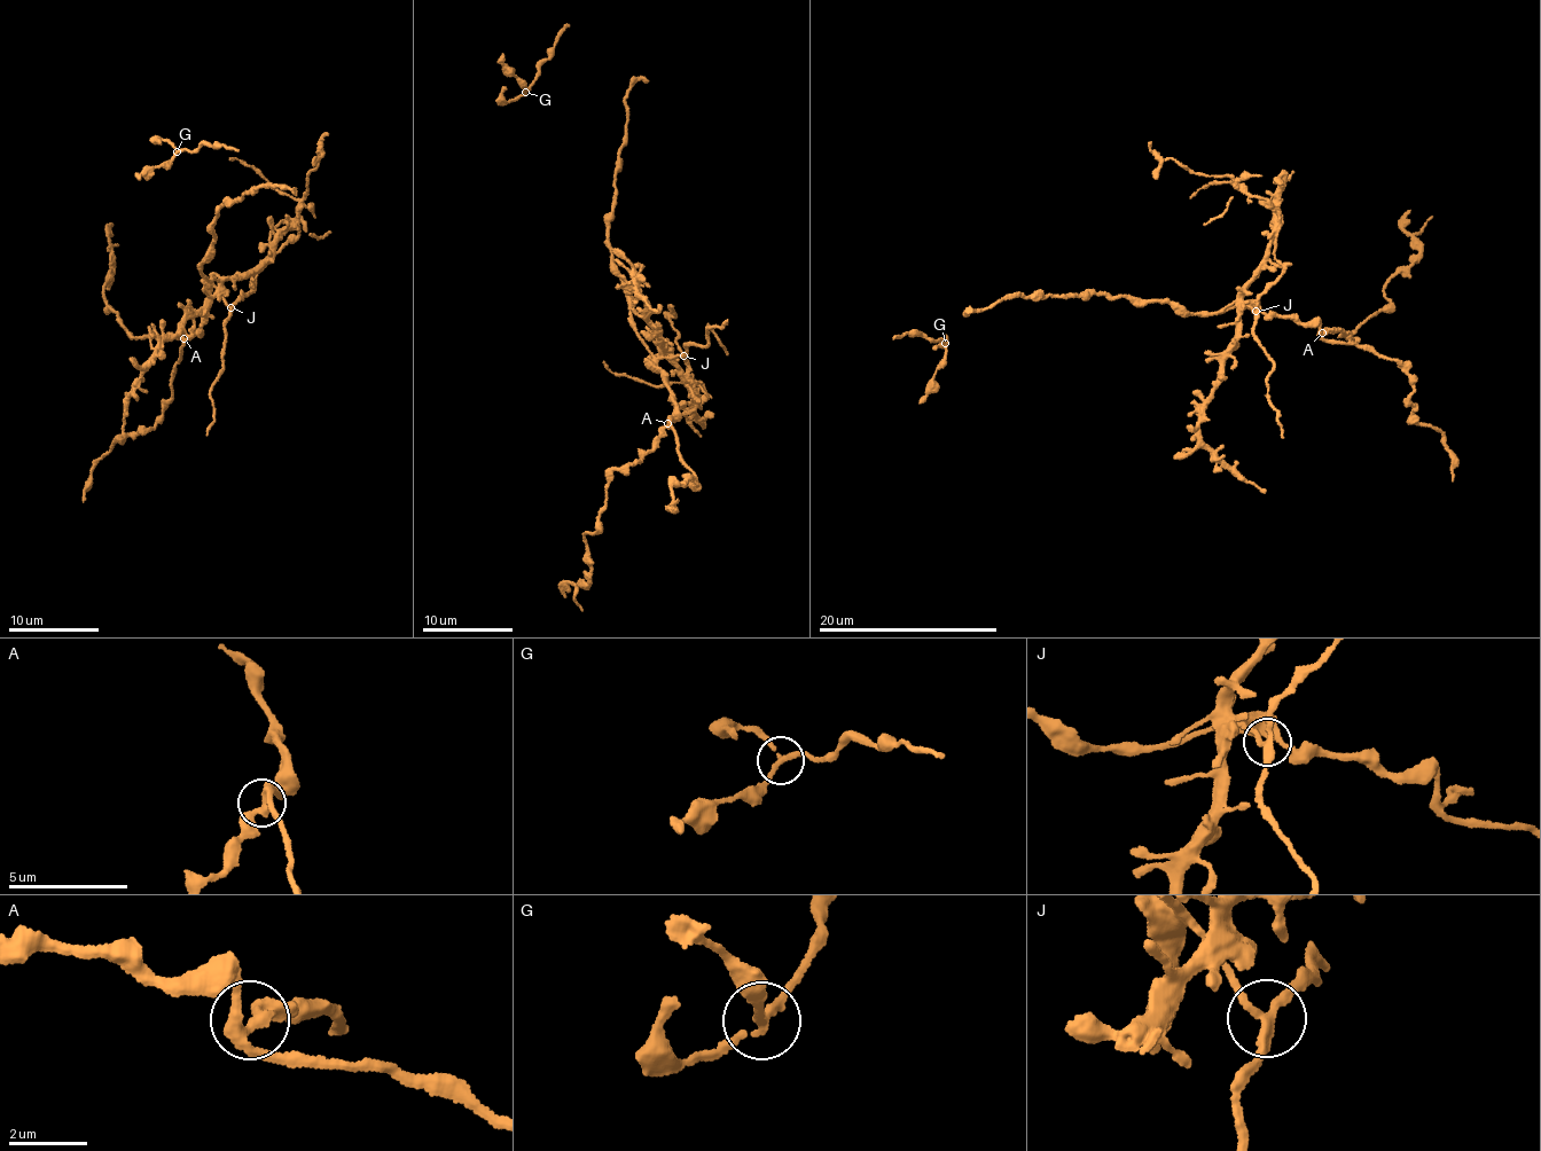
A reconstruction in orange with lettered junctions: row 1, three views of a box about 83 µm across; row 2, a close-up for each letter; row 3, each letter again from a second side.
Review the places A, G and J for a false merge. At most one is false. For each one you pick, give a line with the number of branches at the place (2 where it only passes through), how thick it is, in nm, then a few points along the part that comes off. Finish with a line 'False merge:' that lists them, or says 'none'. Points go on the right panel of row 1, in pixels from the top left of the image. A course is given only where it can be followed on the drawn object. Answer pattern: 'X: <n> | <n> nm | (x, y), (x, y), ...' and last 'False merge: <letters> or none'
J: 3 | 240 nm | (1256, 312), (1259, 296), (1282, 267), (1266, 265), (1245, 288), (1230, 353), (1199, 427), (1204, 443), (1265, 492)
False merge: J

